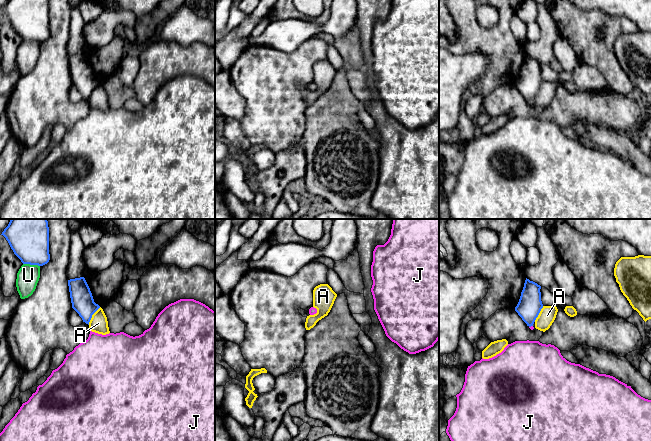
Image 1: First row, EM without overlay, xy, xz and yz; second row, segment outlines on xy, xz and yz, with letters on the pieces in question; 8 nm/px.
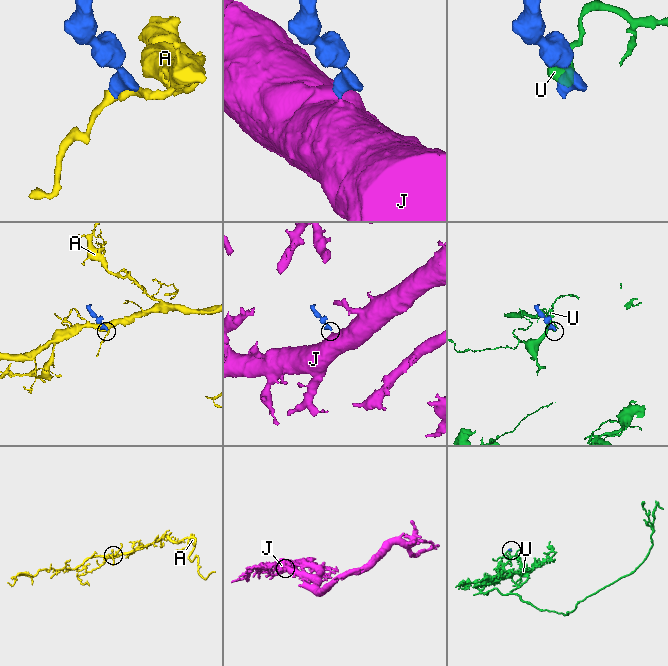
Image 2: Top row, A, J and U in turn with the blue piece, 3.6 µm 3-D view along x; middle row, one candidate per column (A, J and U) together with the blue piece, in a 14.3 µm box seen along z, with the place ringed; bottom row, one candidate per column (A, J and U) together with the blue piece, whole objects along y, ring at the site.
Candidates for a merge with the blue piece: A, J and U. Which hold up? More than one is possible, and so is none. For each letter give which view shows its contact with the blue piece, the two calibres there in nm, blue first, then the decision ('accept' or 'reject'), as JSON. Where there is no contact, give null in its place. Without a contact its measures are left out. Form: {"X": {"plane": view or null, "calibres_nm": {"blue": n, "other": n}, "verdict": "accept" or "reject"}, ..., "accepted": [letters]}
{"A": {"plane": "xy", "calibres_nm": {"blue": 180, "other": 140}, "verdict": "reject"}, "J": {"plane": "yz", "calibres_nm": {"blue": 190, "other": 20}, "verdict": "accept"}, "U": {"plane": "xy", "calibres_nm": {"blue": 340, "other": 180}, "verdict": "reject"}, "accepted": ["J"]}

